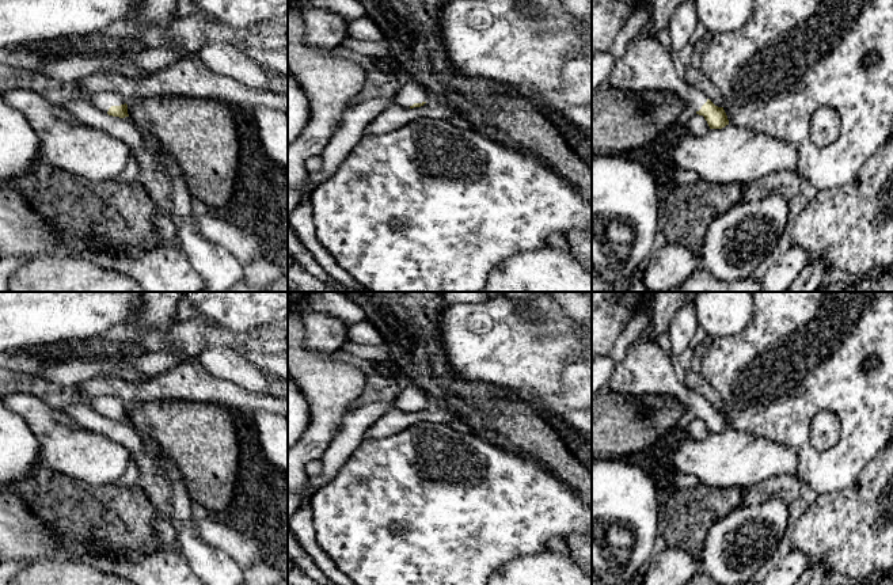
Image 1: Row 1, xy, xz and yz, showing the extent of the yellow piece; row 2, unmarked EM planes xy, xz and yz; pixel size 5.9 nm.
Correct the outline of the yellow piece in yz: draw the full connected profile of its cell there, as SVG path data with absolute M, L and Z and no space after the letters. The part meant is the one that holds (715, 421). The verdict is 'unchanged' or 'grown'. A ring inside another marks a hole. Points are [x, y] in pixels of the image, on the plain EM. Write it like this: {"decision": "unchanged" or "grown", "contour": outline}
{"decision": "grown", "contour": "M649 338L627 349L624 360L615 364L607 385L623 395L673 396L696 418L703 419L710 433L729 429L723 411L715 410L702 395L689 390L679 379L672 357Z"}

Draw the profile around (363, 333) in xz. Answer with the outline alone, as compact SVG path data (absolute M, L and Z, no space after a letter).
M365 319L347 328L347 341L356 345L380 345L384 342L381 334Z

